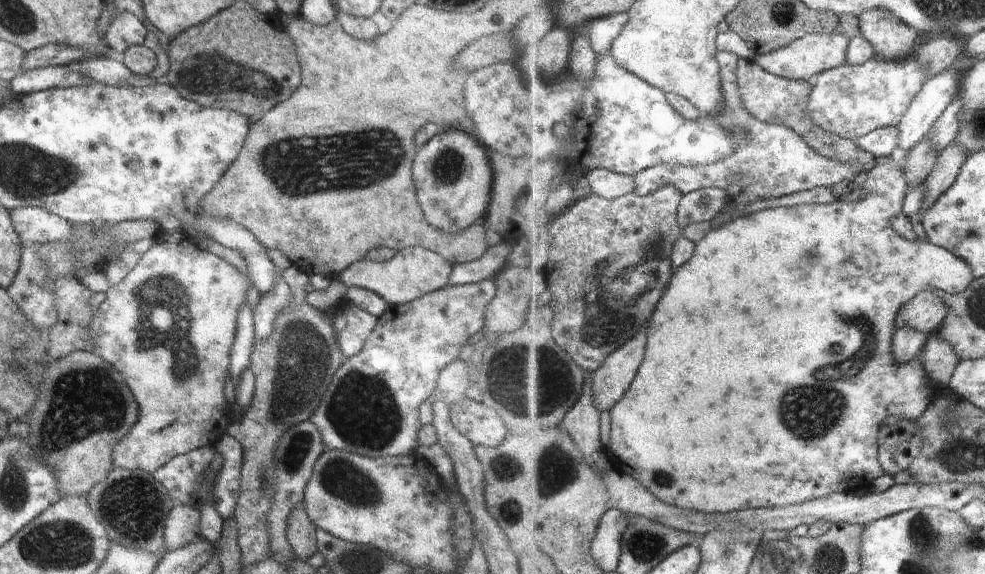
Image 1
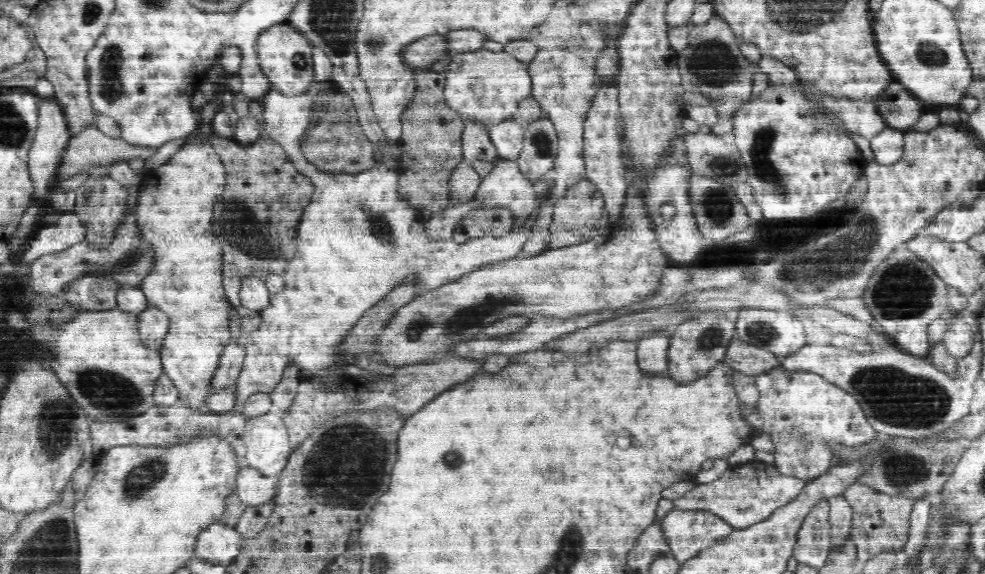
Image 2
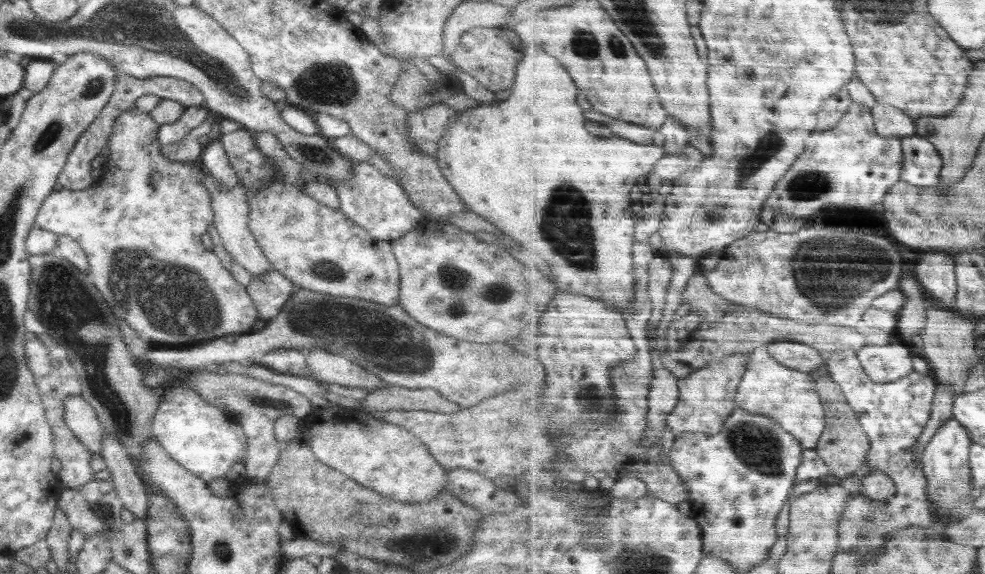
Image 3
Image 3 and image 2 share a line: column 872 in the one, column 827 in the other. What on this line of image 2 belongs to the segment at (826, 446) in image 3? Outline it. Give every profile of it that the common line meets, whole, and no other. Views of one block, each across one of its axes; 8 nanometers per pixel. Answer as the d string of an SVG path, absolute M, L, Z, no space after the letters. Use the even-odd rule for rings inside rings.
M876 434L876 438L872 438L864 444L840 444L836 440L828 440L825 442L826 450L830 451L832 457L838 460L838 466L850 466L852 463L860 467L860 472L856 476L856 482L885 495L893 497L904 497L914 502L926 499L928 497L940 496L943 492L945 484L953 475L954 469L965 446L960 440L942 440L942 439L909 439L902 436L887 436Z

